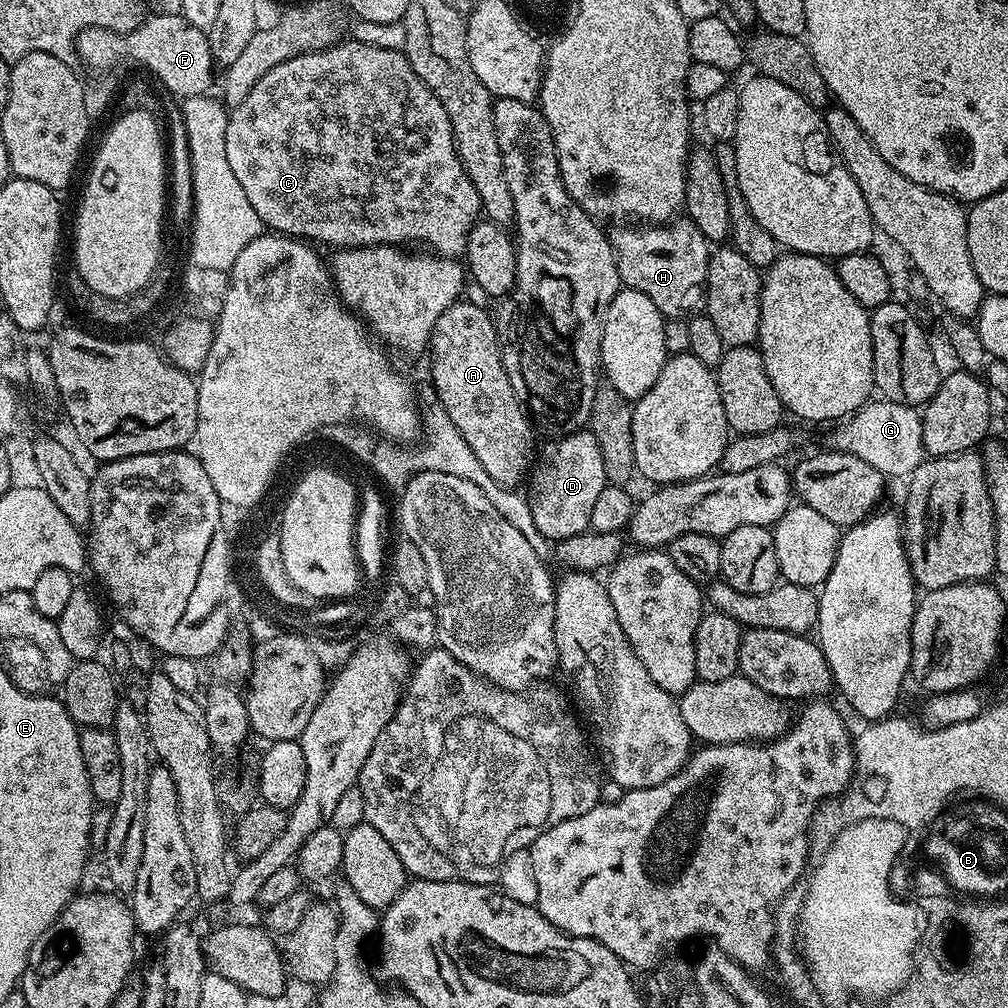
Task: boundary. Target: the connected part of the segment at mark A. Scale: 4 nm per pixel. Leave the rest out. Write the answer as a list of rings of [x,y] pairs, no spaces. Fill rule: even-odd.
[[[465,298],[450,305],[438,318],[426,352],[432,355],[430,383],[436,388],[437,396],[454,426],[461,432],[478,461],[482,462],[483,469],[505,489],[515,489],[518,486],[516,484],[523,485],[534,463],[533,421],[516,395],[514,386],[510,386],[510,378],[504,369],[504,358],[500,354],[500,341],[496,339],[493,313],[487,308],[472,305]]]

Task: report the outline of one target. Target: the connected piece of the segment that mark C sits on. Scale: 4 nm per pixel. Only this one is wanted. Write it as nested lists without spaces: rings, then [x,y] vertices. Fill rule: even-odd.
[[[355,38],[323,48],[320,52],[307,52],[290,58],[274,70],[262,74],[258,82],[242,98],[242,102],[231,109],[226,126],[227,161],[238,178],[239,185],[246,193],[247,201],[254,206],[255,213],[261,219],[263,227],[282,236],[291,236],[305,242],[312,241],[317,245],[329,244],[332,250],[345,248],[373,248],[376,244],[403,245],[409,240],[412,246],[427,246],[435,255],[449,258],[460,258],[468,251],[470,230],[481,219],[478,190],[466,174],[462,162],[456,153],[450,130],[450,118],[442,110],[442,102],[414,74],[408,57],[401,50],[386,50],[382,46],[370,46]]]

